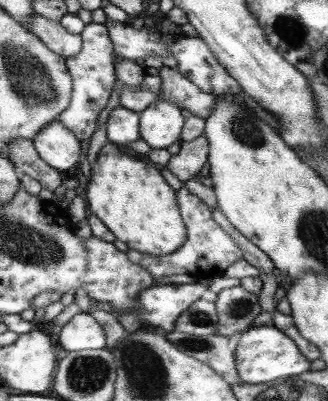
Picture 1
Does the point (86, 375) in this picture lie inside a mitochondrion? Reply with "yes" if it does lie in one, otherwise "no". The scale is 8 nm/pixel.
yes

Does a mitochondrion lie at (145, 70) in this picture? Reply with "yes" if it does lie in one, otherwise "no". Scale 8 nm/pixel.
no

